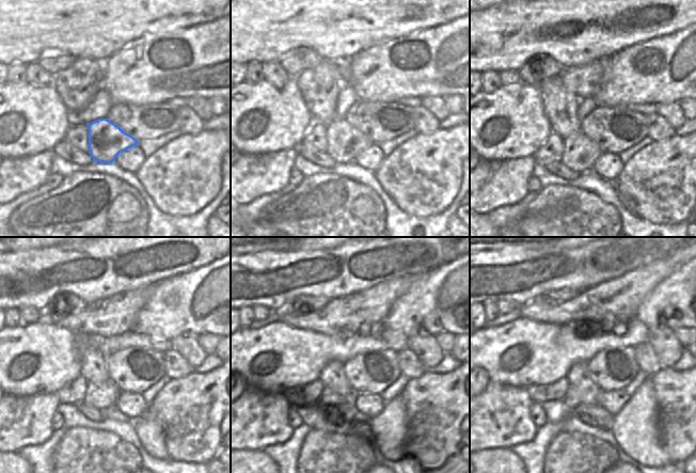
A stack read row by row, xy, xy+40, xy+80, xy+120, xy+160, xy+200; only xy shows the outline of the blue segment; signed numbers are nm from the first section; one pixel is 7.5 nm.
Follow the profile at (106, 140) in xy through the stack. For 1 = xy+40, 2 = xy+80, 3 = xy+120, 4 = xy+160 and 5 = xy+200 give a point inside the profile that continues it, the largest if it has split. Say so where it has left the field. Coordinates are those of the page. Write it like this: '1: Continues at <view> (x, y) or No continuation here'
1: Continues at xy+40 (345, 142)
2: Continues at xy+80 (580, 153)
3: Continues at xy+120 (104, 395)
4: Continues at xy+160 (334, 397)
5: Continues at xy+200 (571, 400)

